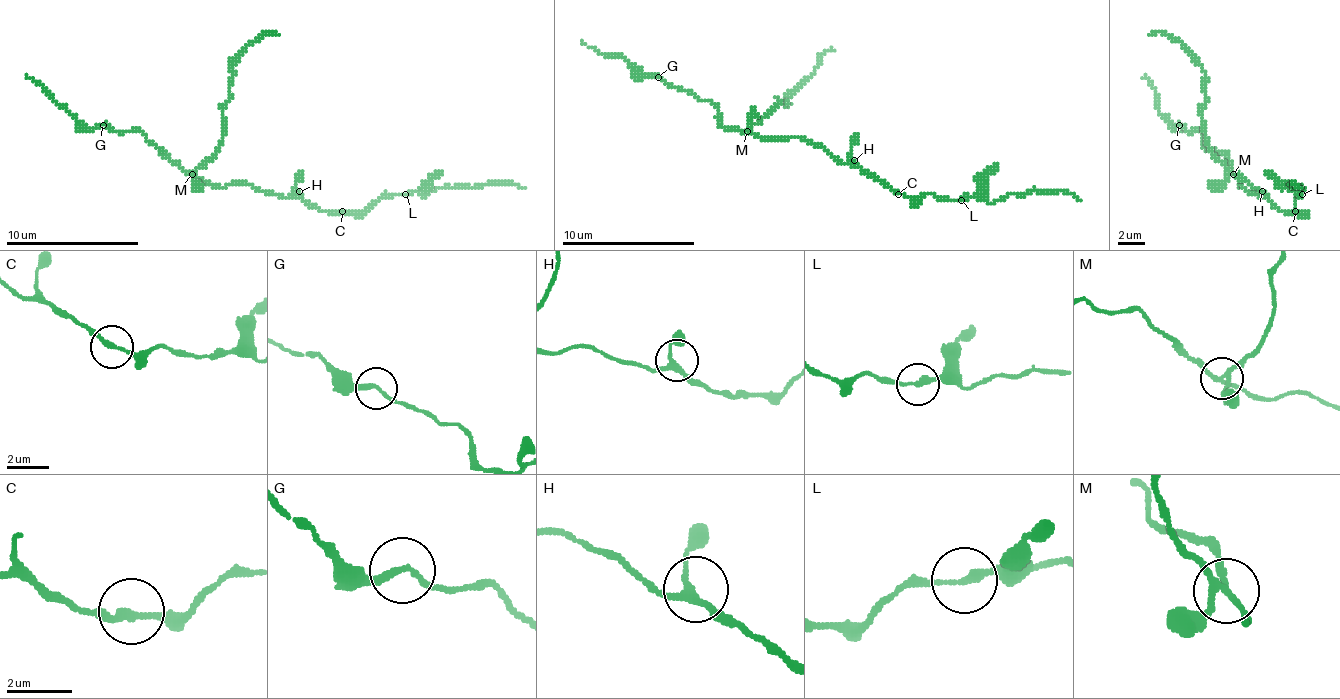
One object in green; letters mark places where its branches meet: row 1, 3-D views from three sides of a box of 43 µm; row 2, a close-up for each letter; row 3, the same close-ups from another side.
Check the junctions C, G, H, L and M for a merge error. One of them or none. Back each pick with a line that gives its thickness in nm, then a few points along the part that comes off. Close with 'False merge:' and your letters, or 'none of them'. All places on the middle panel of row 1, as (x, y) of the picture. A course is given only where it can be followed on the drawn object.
M: 190 nm | (748, 130), (778, 100), (788, 104), (788, 97), (821, 57), (834, 51)
False merge: M

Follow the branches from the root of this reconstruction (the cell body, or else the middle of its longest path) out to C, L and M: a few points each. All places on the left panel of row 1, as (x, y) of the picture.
C: (259, 191), (272, 191), (286, 198), (302, 198), (322, 211), (342, 211)
L: (259, 191), (272, 191), (286, 198), (302, 198), (322, 211), (369, 211), (389, 194), (405, 194)
M: (259, 191), (249, 184), (212, 188), (193, 174)

